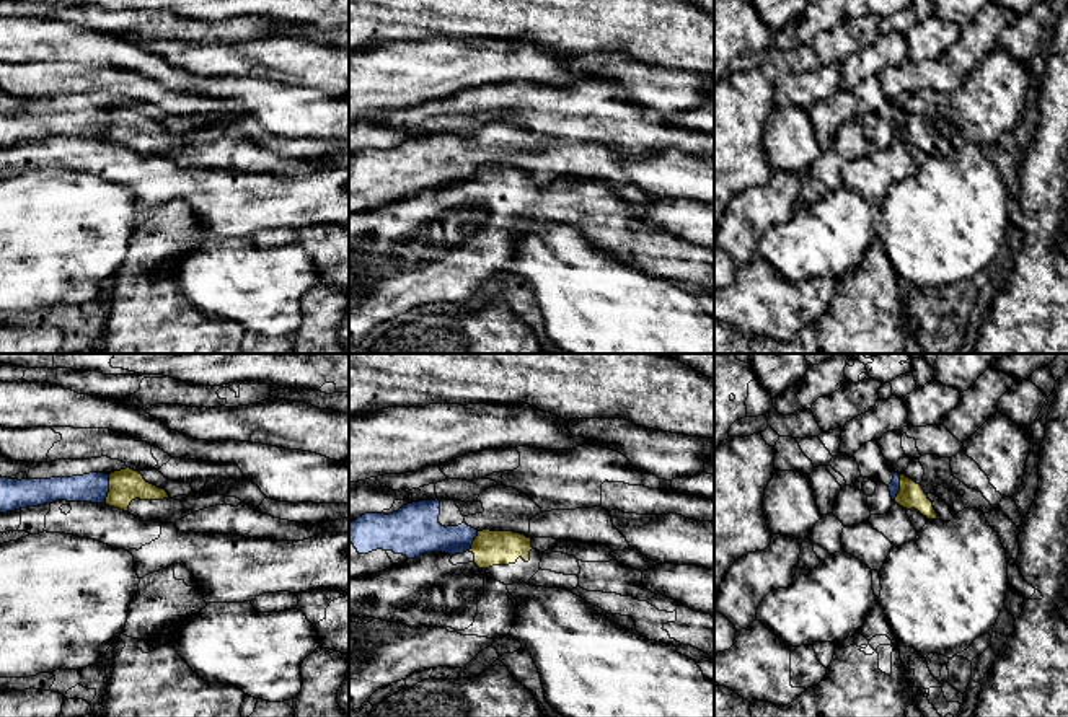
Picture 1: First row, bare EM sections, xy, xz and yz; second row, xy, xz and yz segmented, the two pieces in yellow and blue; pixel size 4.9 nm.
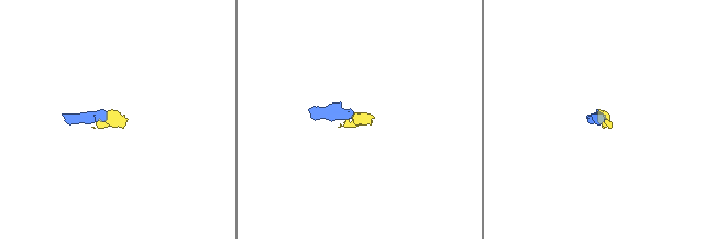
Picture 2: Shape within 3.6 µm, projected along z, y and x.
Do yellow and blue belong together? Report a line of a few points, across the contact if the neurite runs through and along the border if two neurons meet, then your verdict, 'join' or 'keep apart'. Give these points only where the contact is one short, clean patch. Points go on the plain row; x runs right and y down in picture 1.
line xy (110, 109), (110, 126), (103, 137); keep apart

